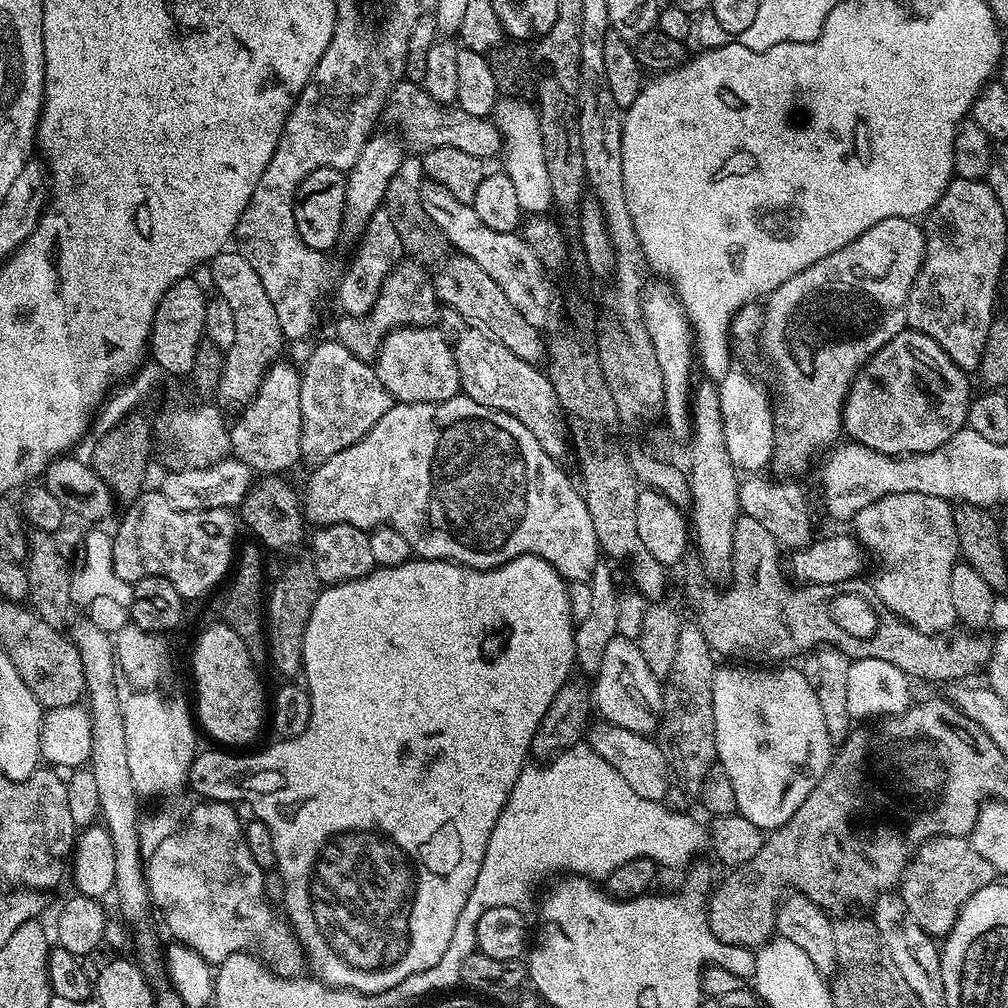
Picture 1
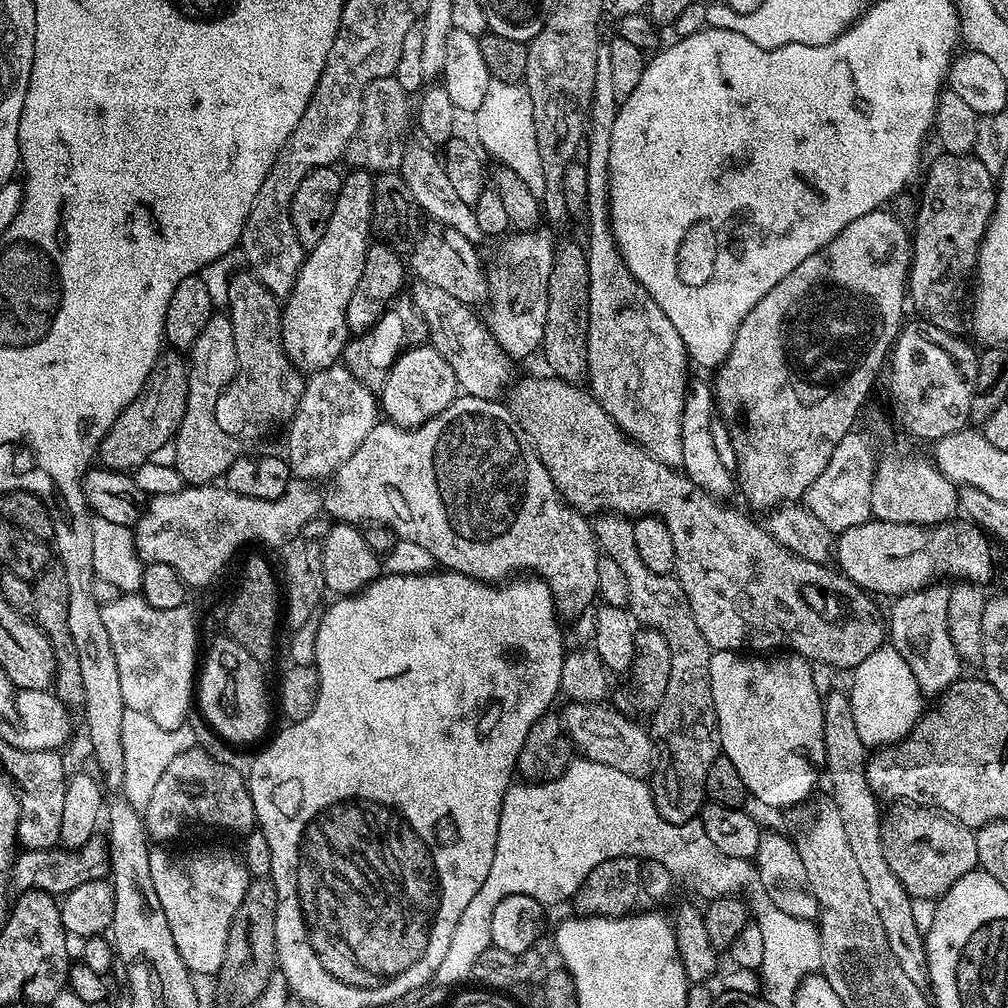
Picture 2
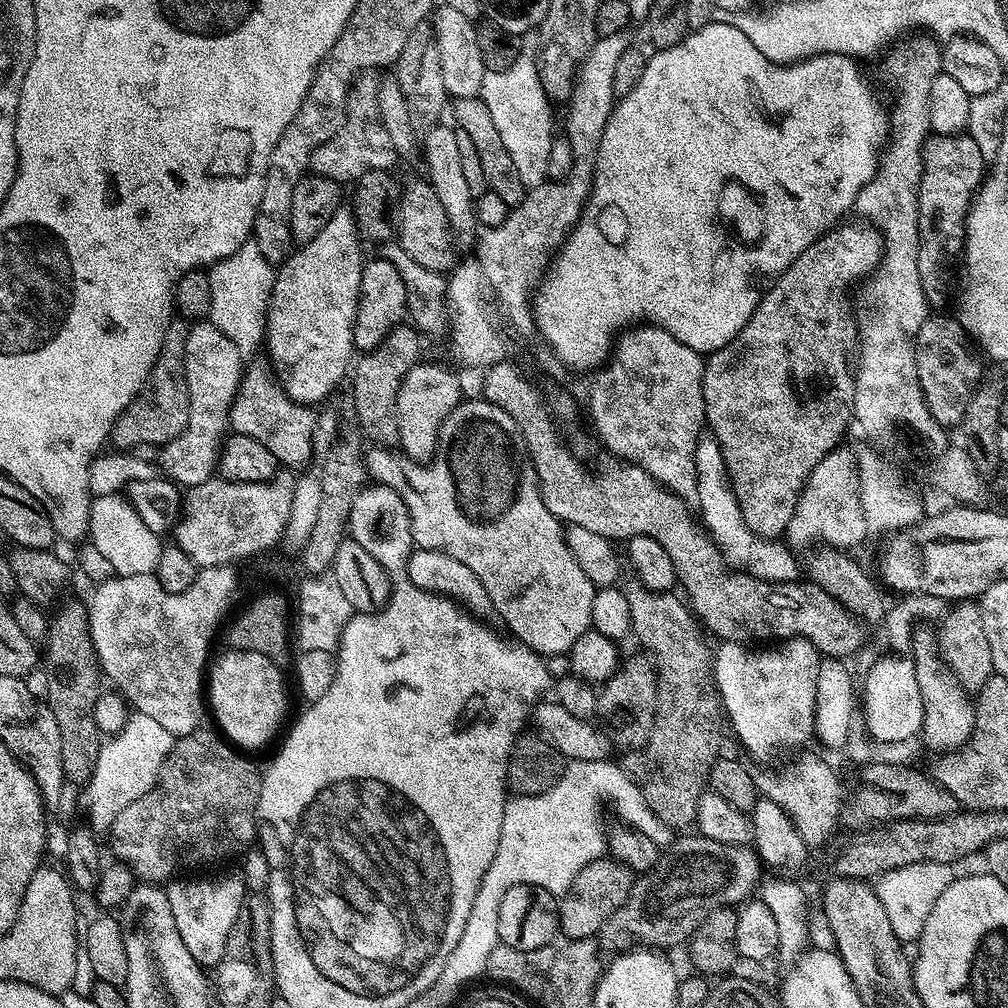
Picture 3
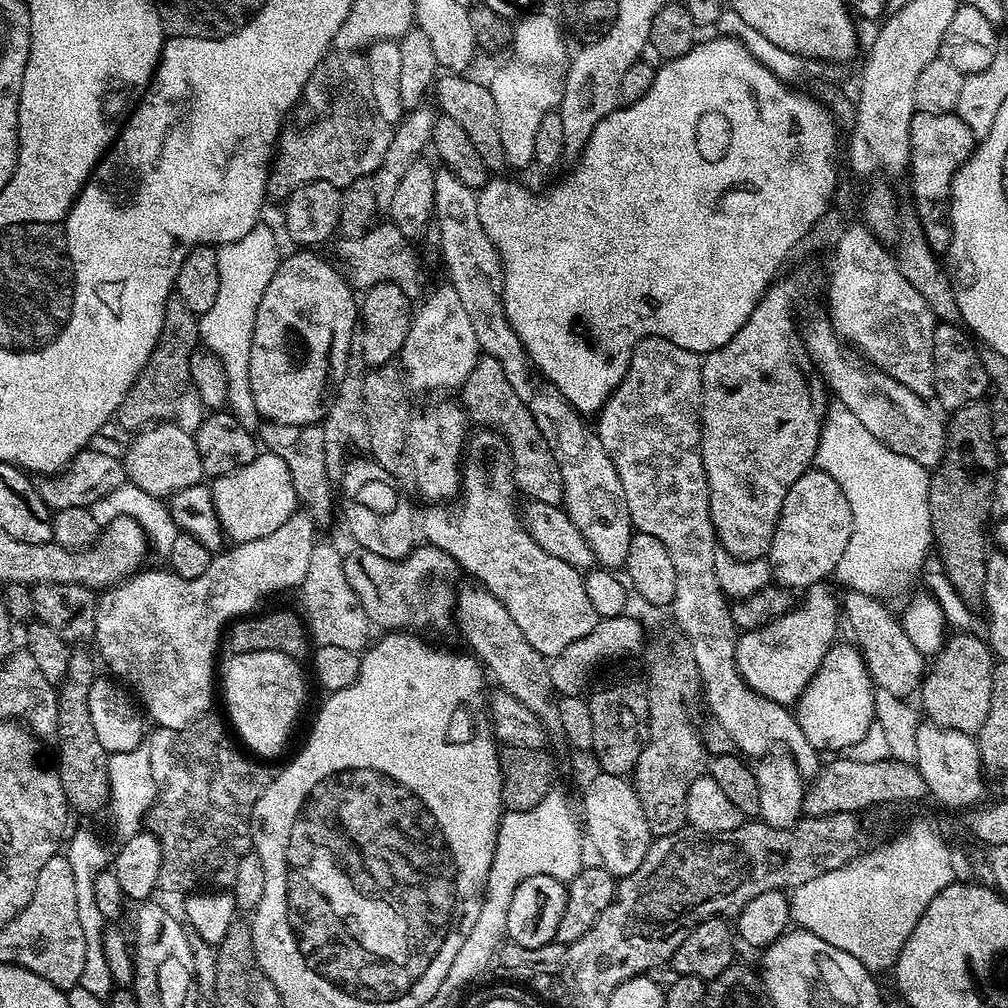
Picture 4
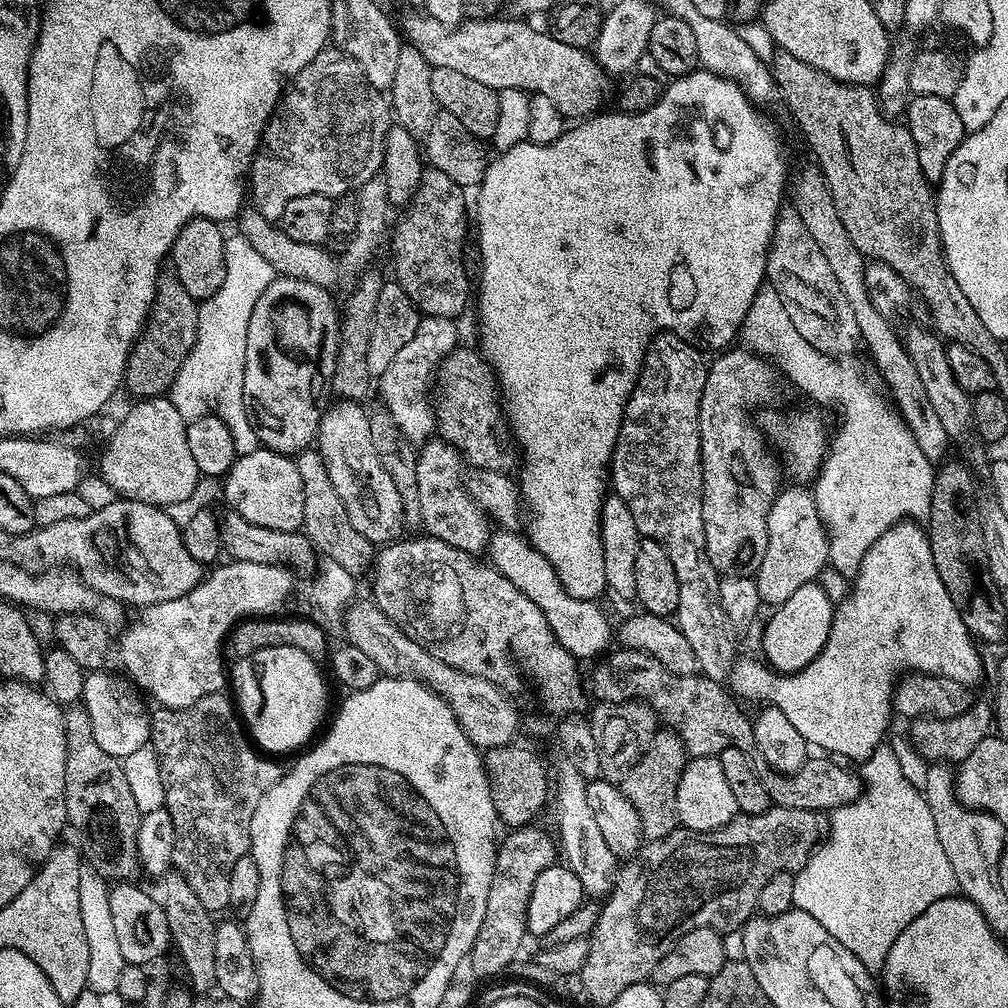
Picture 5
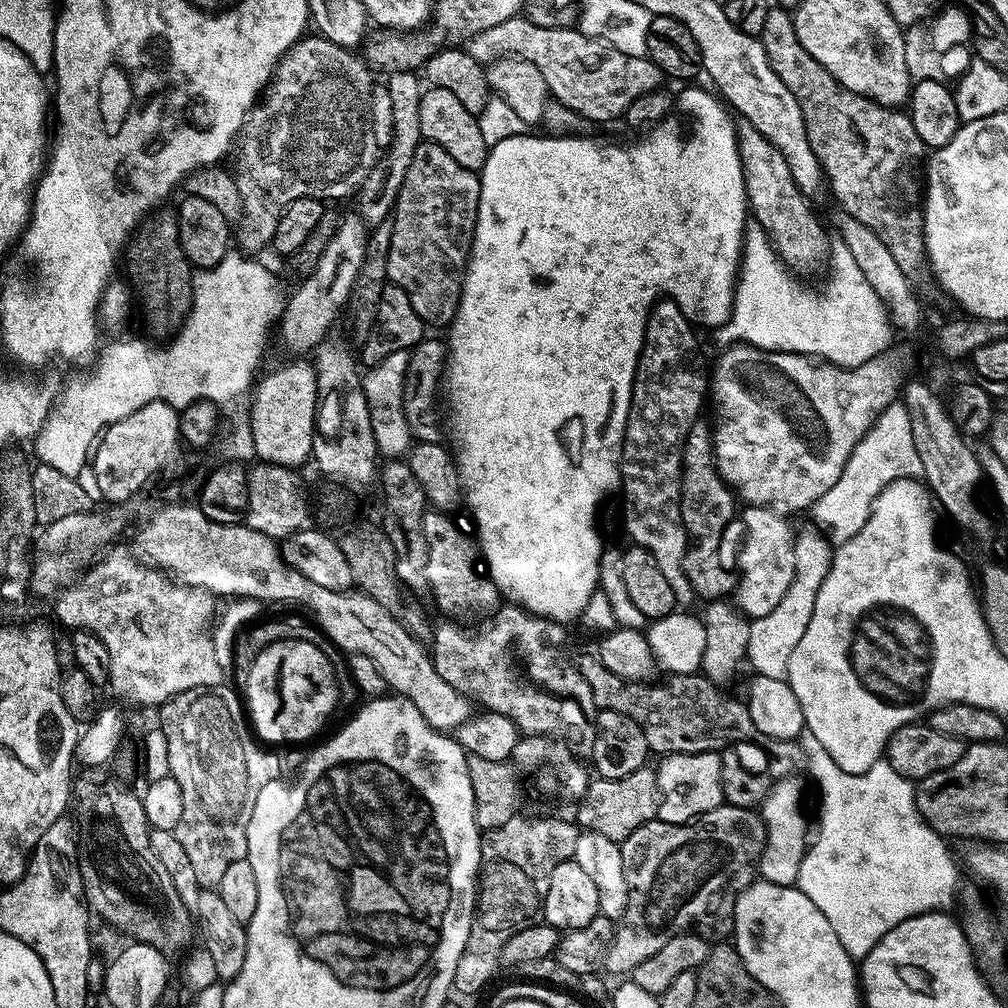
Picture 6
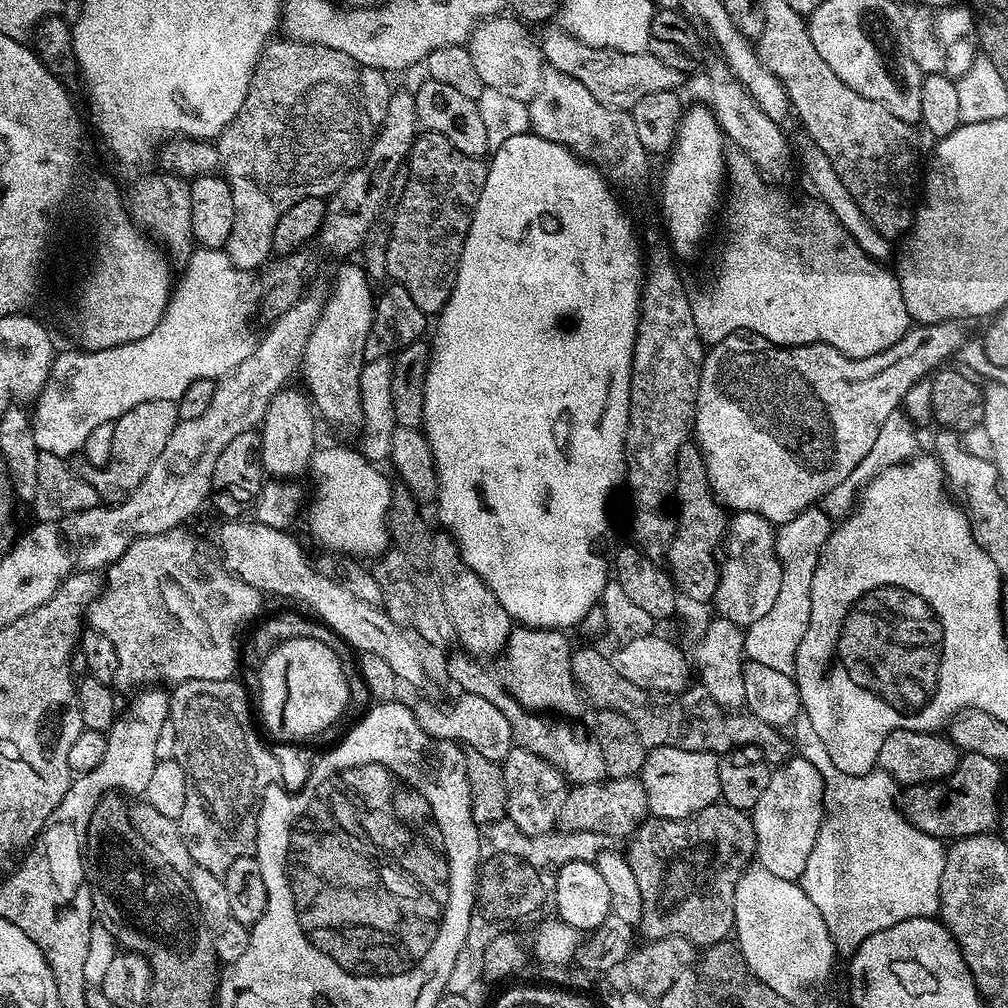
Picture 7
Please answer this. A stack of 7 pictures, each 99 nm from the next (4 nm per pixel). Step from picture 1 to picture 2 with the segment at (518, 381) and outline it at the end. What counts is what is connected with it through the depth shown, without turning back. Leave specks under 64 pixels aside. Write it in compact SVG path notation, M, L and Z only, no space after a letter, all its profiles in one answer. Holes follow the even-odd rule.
M416 280L413 285L410 299L426 322L427 343L434 350L438 350L438 354L442 354L446 362L450 362L457 389L463 395L483 400L503 397L514 380L514 361L504 353L502 346L498 346L487 323L481 317L479 320L469 305L458 302L458 298L452 297L447 290L441 290L439 286L430 286L430 282L421 280Z

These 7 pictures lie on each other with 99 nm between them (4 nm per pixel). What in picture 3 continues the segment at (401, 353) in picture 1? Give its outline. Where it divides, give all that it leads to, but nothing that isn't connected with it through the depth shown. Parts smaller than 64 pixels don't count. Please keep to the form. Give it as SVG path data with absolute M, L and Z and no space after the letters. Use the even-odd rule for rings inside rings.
M427 362L413 366L402 378L396 403L398 444L404 455L417 462L431 461L436 454L436 439L440 437L442 422L459 406L461 399L460 380L450 369Z

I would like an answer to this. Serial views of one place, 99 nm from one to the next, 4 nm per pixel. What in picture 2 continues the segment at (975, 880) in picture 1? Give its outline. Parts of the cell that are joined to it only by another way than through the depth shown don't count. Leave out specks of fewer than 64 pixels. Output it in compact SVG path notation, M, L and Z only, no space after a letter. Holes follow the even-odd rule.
M904 802L900 807L900 840L891 841L887 849L890 870L902 882L908 895L917 900L935 901L944 896L966 874L979 865L976 832L959 824L951 816L923 806Z

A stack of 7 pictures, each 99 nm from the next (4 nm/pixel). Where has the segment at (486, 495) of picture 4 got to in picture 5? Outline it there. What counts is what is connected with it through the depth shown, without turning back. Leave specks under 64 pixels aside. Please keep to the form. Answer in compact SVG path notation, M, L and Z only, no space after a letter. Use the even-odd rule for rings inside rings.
M498 530L489 537L486 549L487 555L490 554L489 563L539 606L547 624L552 627L556 640L566 651L576 658L598 655L611 640L614 640L613 629L608 629L608 620L599 608L599 603L574 598L565 591L549 560L533 548L527 539L516 535L518 534L510 530Z

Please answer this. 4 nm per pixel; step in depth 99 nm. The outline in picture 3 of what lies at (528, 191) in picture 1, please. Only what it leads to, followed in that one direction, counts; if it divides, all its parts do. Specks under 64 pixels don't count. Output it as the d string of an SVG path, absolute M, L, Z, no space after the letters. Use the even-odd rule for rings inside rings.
M528 48L506 70L486 70L480 87L480 98L493 116L494 126L521 175L524 186L529 189L547 181L547 160L554 139L552 132L552 102L541 84L537 57Z

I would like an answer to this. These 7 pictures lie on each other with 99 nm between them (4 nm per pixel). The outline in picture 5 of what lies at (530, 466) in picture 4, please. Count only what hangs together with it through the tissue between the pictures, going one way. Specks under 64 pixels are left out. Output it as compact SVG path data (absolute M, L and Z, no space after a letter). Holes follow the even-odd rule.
M457 346L436 370L435 431L439 439L459 450L461 457L471 467L473 464L473 469L508 470L512 463L517 463L518 452L504 415L502 393L496 383L496 374L491 364L475 347L472 348Z

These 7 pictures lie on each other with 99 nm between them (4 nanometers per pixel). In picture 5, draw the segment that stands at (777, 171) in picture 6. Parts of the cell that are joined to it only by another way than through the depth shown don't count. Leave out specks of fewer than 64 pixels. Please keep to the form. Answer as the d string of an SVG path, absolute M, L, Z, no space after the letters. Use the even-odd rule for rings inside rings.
M794 212L781 213L776 222L768 249L765 279L783 302L791 325L815 349L833 358L849 357L846 355L859 349L862 341L854 308L831 272L818 242Z

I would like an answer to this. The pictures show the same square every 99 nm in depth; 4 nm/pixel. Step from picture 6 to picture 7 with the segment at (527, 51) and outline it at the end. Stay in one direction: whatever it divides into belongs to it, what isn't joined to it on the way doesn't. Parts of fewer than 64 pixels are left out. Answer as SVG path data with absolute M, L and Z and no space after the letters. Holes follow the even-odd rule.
M552 32L542 44L542 56L548 60L555 71L566 74L569 78L581 83L594 96L599 104L607 108L623 108L630 110L646 94L674 92L681 86L682 73L674 70L666 62L659 61L652 52L638 54L622 54L609 48L595 48L583 44L564 32Z

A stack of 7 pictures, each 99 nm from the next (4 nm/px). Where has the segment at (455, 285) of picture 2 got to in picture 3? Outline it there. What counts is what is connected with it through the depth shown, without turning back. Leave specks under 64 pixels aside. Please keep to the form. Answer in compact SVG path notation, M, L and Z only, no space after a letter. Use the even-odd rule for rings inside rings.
M421 178L413 184L408 184L404 188L404 193L395 201L394 204L394 240L395 243L402 246L402 250L406 250L406 254L410 254L410 258L414 258L414 262L418 262L422 266L426 266L426 270L434 270L435 272L449 273L458 263L456 257L456 248L452 245L454 241L454 233L448 227L448 219L446 218L446 210L442 210L442 202L438 202L438 194L434 194L434 186L427 179Z

